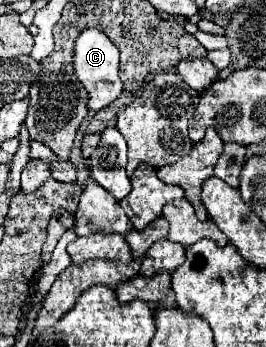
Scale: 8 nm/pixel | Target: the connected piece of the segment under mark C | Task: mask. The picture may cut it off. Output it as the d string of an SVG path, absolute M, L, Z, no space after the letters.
M83 30L79 38L75 40L75 56L73 56L73 66L79 82L85 86L89 92L89 108L91 110L101 110L109 106L113 100L117 100L123 92L123 82L119 78L119 50L117 46L99 30Z

